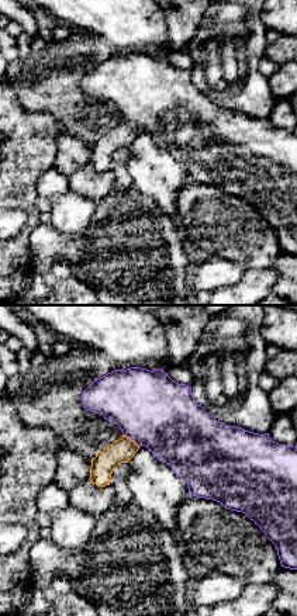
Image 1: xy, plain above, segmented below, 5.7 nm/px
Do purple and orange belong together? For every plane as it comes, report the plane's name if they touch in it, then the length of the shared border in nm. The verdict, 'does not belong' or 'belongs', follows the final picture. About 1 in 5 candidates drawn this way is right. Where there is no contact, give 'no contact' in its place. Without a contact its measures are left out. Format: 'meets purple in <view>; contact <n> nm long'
meets purple in xy; contact 120 nm long

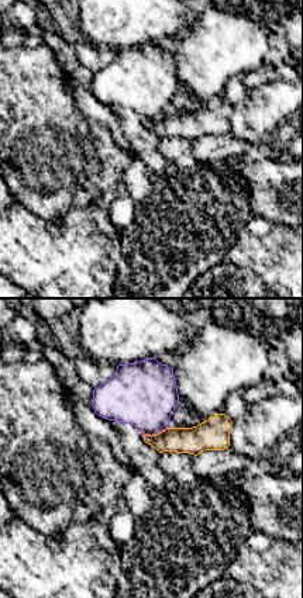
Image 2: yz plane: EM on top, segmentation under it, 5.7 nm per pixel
meets purple in yz; contact 150 nm long

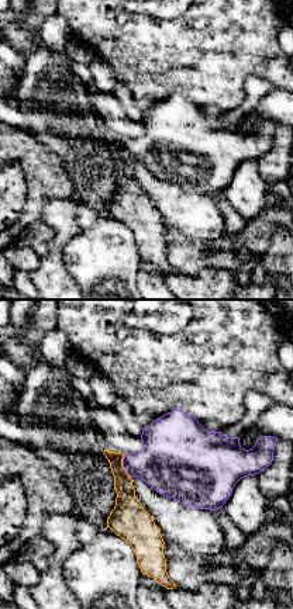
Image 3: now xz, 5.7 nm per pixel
meets purple in xz; contact 140 nm long

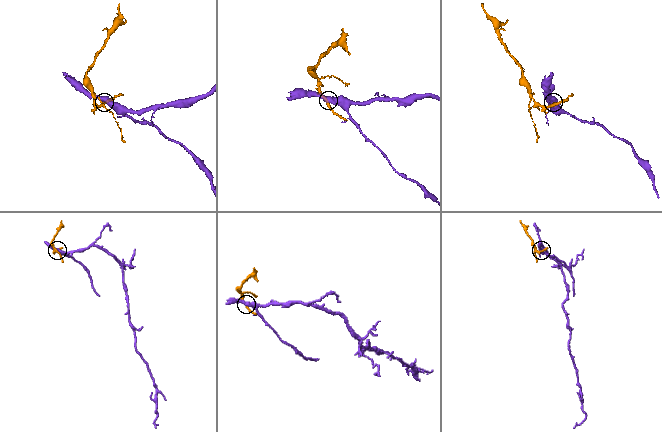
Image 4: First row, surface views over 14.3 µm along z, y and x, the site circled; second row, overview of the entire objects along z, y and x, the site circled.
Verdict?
does not belong

